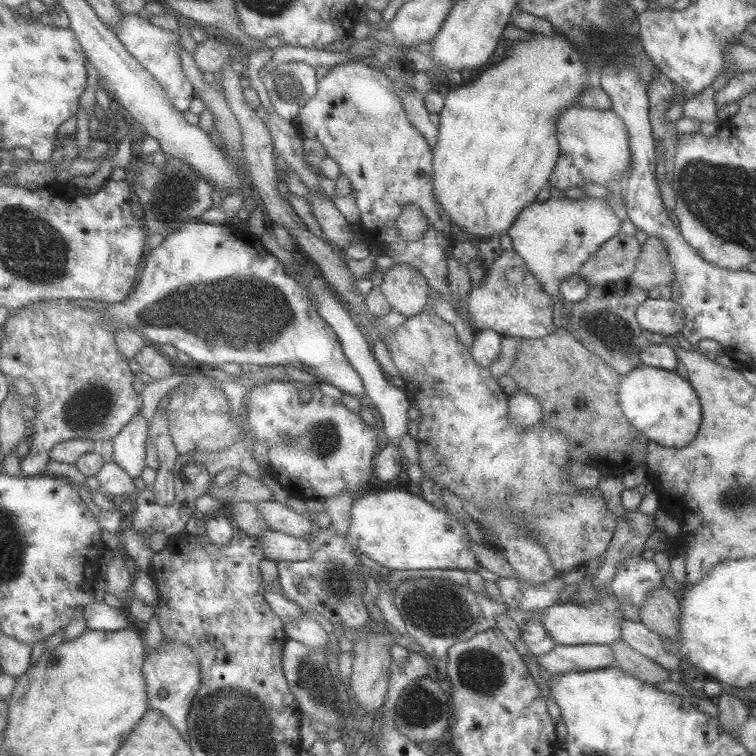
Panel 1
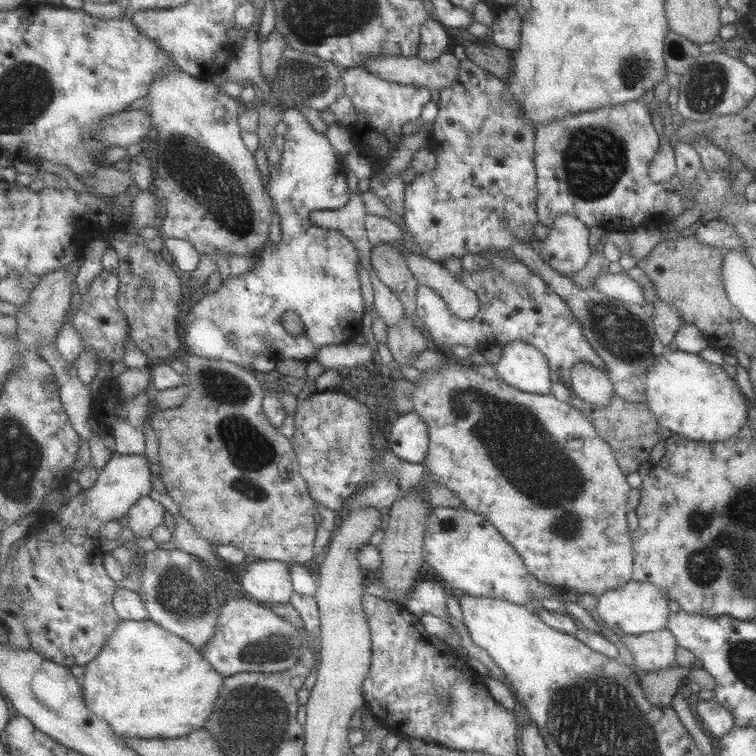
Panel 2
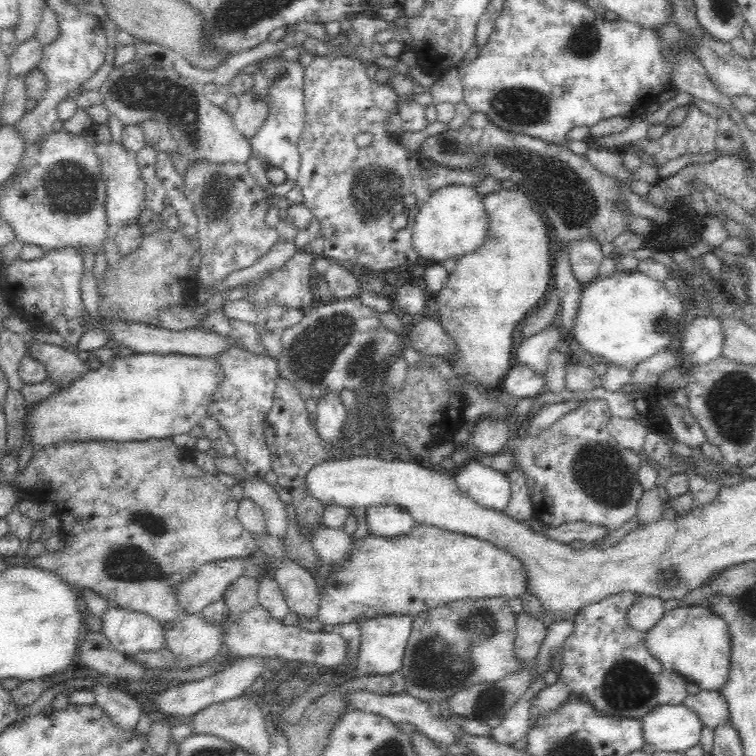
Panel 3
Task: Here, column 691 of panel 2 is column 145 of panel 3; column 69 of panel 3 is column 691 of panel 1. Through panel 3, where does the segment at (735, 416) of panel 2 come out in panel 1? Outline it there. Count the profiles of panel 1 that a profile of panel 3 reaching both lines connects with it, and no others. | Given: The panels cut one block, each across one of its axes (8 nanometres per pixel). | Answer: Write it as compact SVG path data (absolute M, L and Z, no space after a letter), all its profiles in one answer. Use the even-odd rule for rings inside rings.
M640 365L619 381L620 410L629 424L649 441L665 448L683 448L689 444L701 424L701 408L694 388L675 371Z

